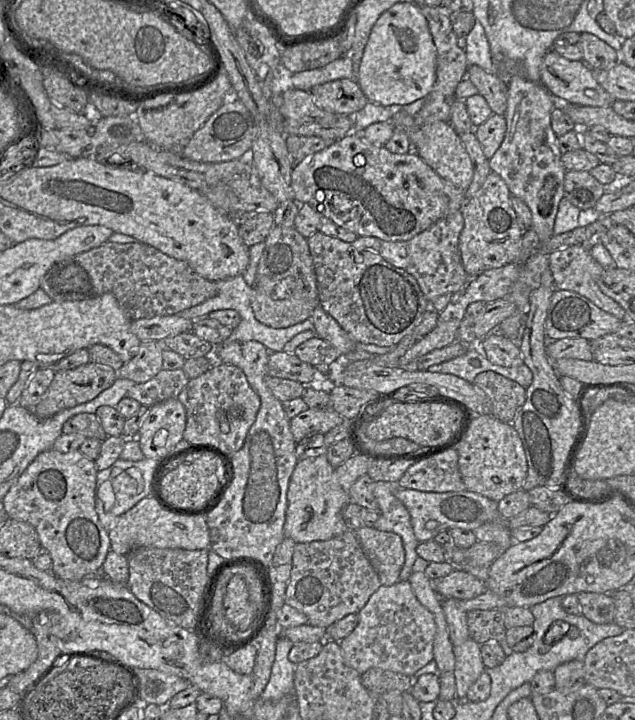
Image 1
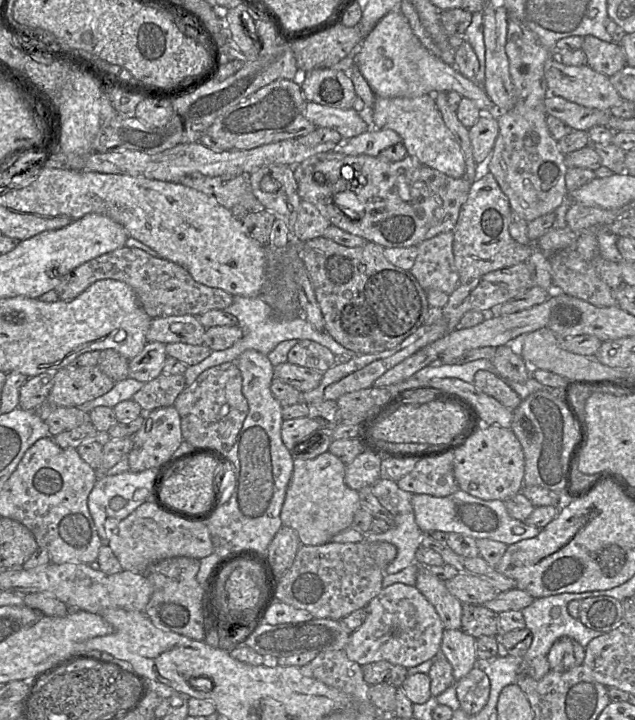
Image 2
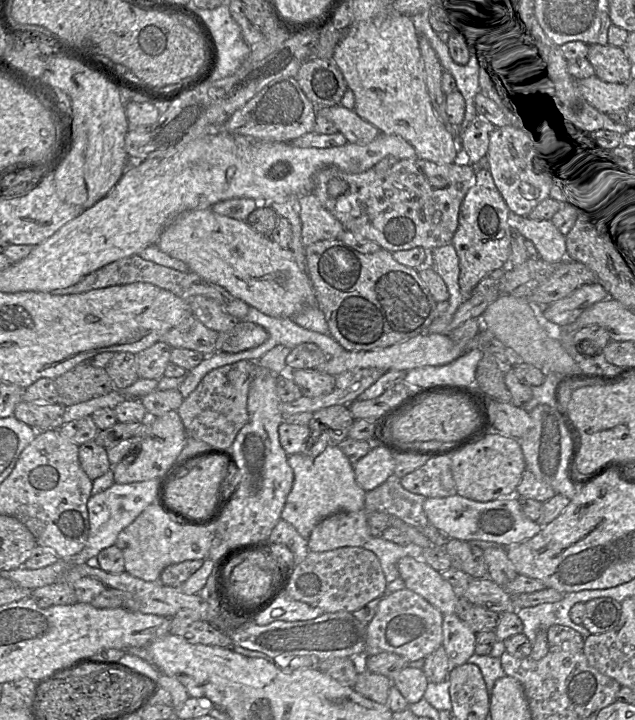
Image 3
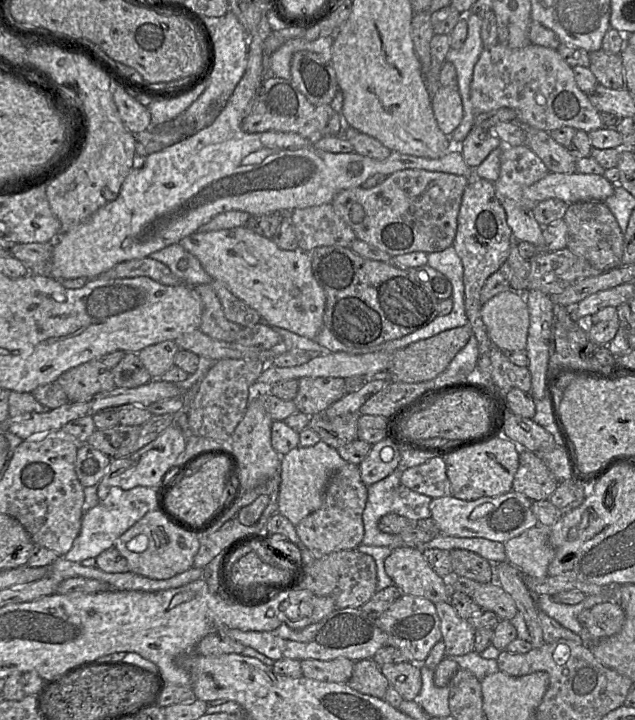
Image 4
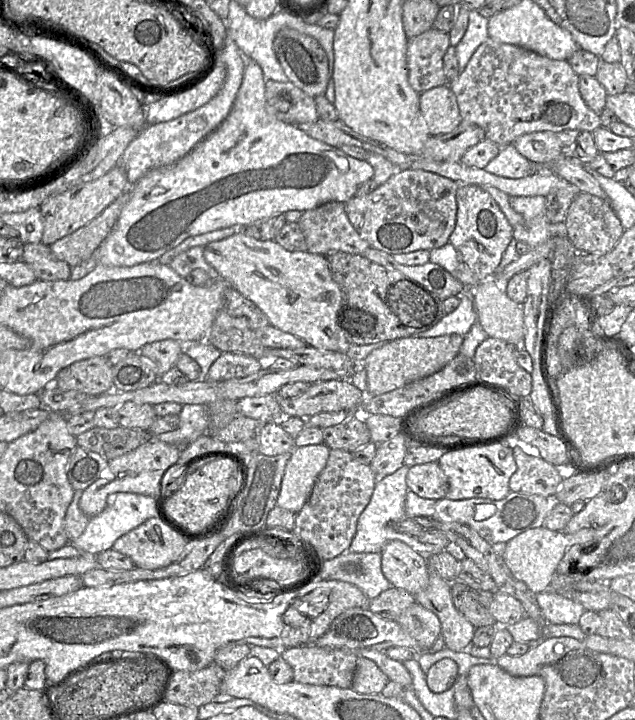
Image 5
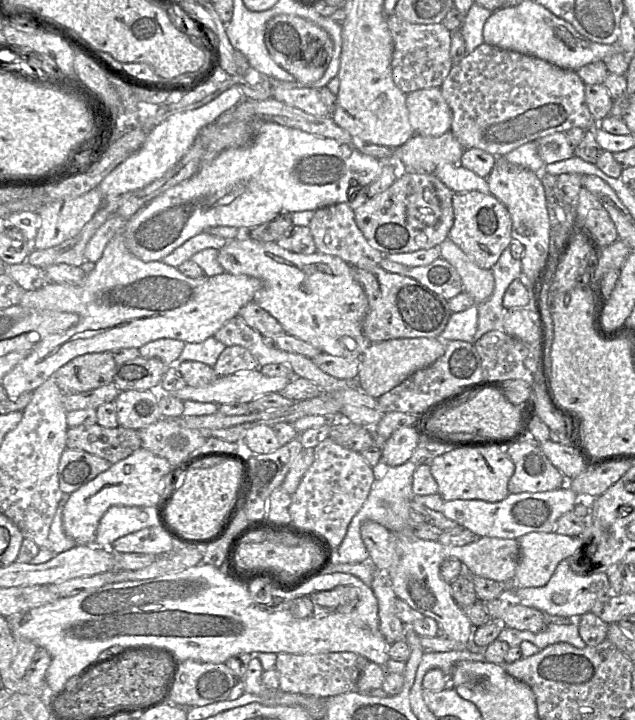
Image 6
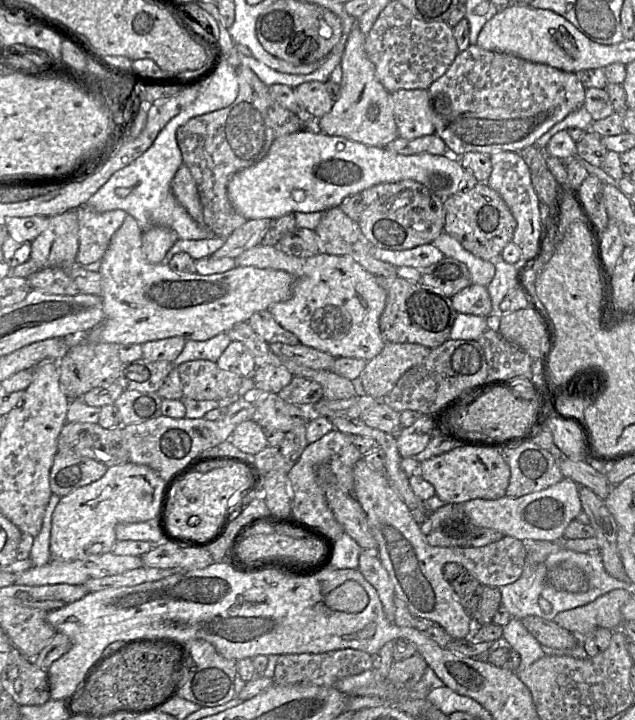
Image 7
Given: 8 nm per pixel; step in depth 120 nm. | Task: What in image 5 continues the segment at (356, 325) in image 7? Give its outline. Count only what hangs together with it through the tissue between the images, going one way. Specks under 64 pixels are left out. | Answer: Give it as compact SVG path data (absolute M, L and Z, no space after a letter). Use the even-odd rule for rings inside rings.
M243 232L204 247L204 257L230 287L252 301L268 317L271 326L302 339L307 345L319 350L344 352L351 343L338 324L343 293L333 280L326 256L309 252L291 252L274 240L257 240Z

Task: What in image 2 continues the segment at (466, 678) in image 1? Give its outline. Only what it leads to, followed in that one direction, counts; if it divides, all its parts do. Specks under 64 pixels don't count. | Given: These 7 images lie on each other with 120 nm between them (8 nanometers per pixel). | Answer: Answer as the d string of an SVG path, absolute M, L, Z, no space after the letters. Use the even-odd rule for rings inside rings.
M444 629L441 653L453 668L455 681L460 680L475 667L477 658L476 638L462 629Z

